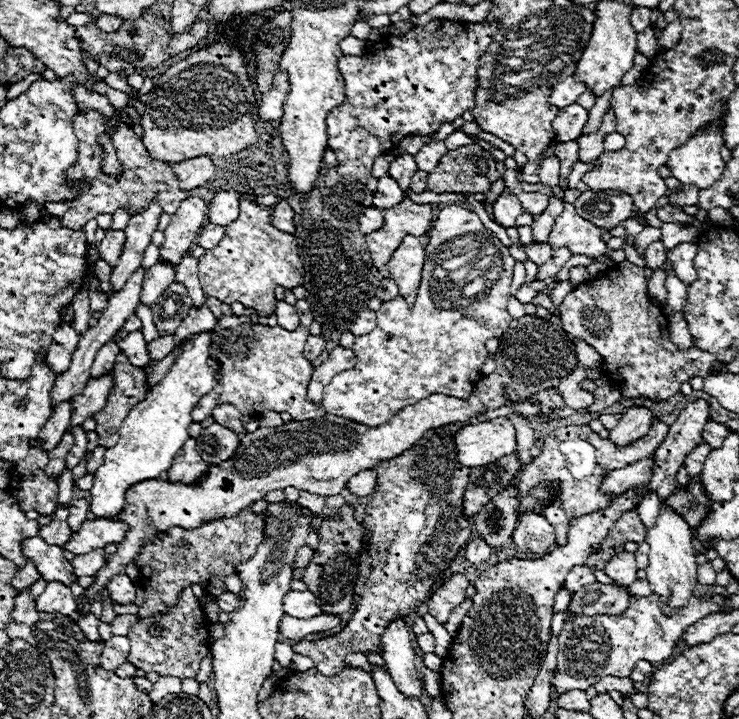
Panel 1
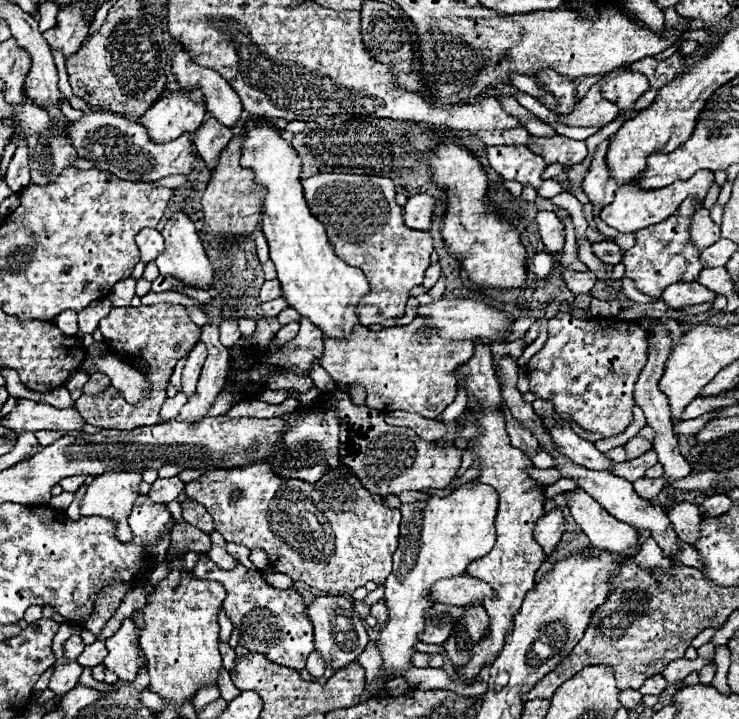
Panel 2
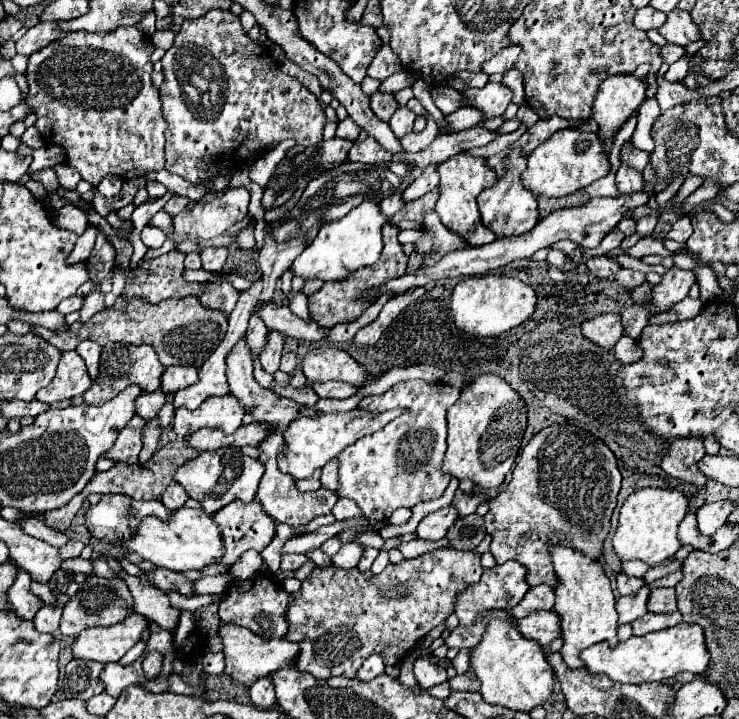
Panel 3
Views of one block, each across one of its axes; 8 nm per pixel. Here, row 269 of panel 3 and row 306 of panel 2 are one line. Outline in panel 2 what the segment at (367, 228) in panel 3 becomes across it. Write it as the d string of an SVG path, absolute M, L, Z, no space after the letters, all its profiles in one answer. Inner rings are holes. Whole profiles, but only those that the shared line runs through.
M248 120L242 166L252 168L256 172L256 182L268 188L262 210L262 230L270 246L270 260L276 264L286 302L326 336L346 340L360 324L356 314L358 304L370 294L370 286L360 268L348 266L334 254L324 226L310 214L300 186L302 162L296 150L288 146L282 134L272 126Z

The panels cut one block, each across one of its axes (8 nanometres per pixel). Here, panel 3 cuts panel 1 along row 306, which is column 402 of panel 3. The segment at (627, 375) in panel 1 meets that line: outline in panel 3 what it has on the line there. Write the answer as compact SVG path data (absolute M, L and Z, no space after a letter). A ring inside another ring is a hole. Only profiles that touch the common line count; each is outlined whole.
M442 548L422 554L414 560L388 564L380 574L368 576L366 572L358 572L358 568L340 570L334 566L316 566L302 582L302 588L292 594L292 604L286 608L286 640L300 644L300 654L294 668L298 668L300 672L308 672L314 678L354 678L358 668L370 654L380 654L386 664L398 664L398 660L402 660L430 630L434 630L454 612L458 592L464 592L466 586L478 582L480 576L480 556L476 556L474 552L458 552L454 548Z

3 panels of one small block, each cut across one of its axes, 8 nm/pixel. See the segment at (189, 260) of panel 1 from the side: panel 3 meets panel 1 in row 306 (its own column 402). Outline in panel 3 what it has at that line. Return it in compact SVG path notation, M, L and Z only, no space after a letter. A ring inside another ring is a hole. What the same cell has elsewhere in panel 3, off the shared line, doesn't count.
M430 164L430 168L426 168L402 194L404 202L412 202L422 198L426 192L430 192L432 188L436 188L438 184L438 172L436 172L436 164Z

